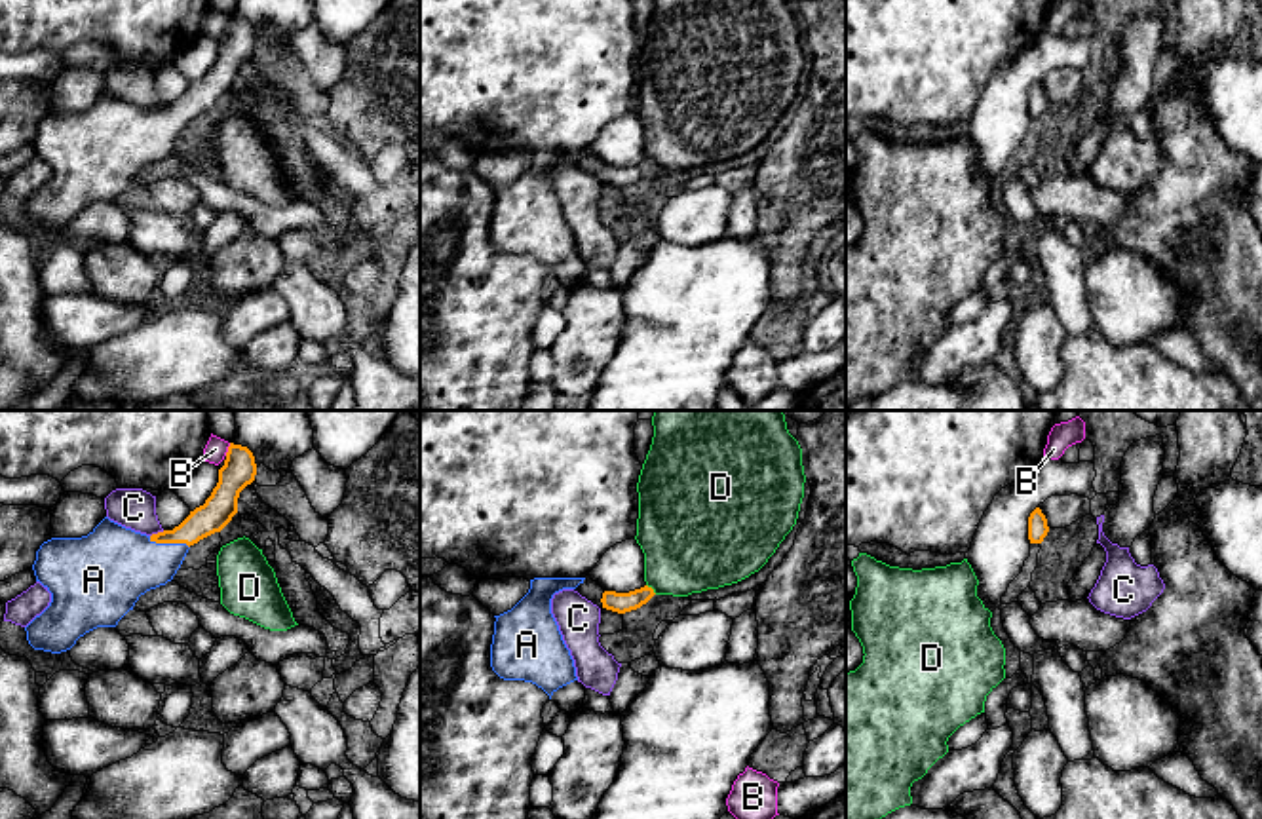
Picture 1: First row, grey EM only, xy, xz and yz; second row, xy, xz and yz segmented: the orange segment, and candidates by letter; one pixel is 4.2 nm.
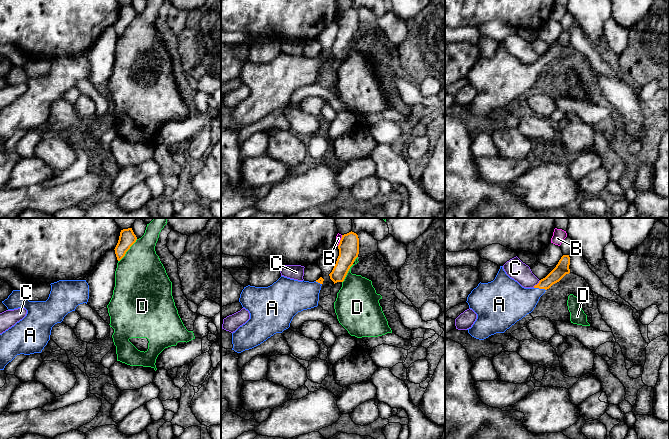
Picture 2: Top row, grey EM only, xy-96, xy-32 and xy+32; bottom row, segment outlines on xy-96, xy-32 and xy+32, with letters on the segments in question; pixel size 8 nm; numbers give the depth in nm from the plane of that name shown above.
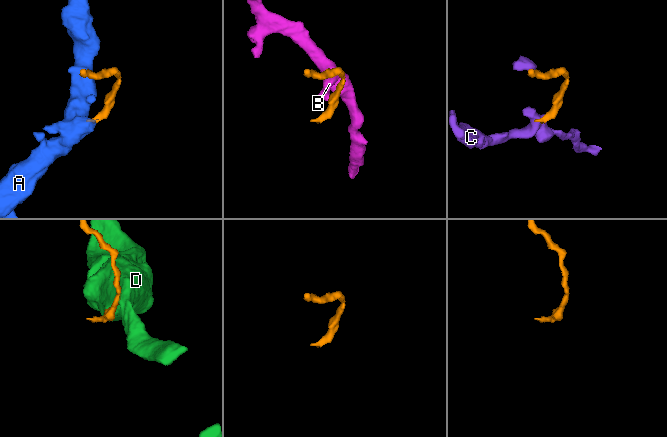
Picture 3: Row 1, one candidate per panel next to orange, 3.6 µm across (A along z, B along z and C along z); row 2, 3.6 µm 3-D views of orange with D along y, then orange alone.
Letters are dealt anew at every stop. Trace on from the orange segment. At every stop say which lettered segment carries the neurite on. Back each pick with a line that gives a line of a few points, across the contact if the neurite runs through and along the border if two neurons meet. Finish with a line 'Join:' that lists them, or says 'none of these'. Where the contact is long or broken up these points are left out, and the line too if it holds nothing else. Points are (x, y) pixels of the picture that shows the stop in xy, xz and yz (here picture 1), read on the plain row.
A: line xy (217, 86), (170, 116), (151, 135), (116, 139)
Join: A

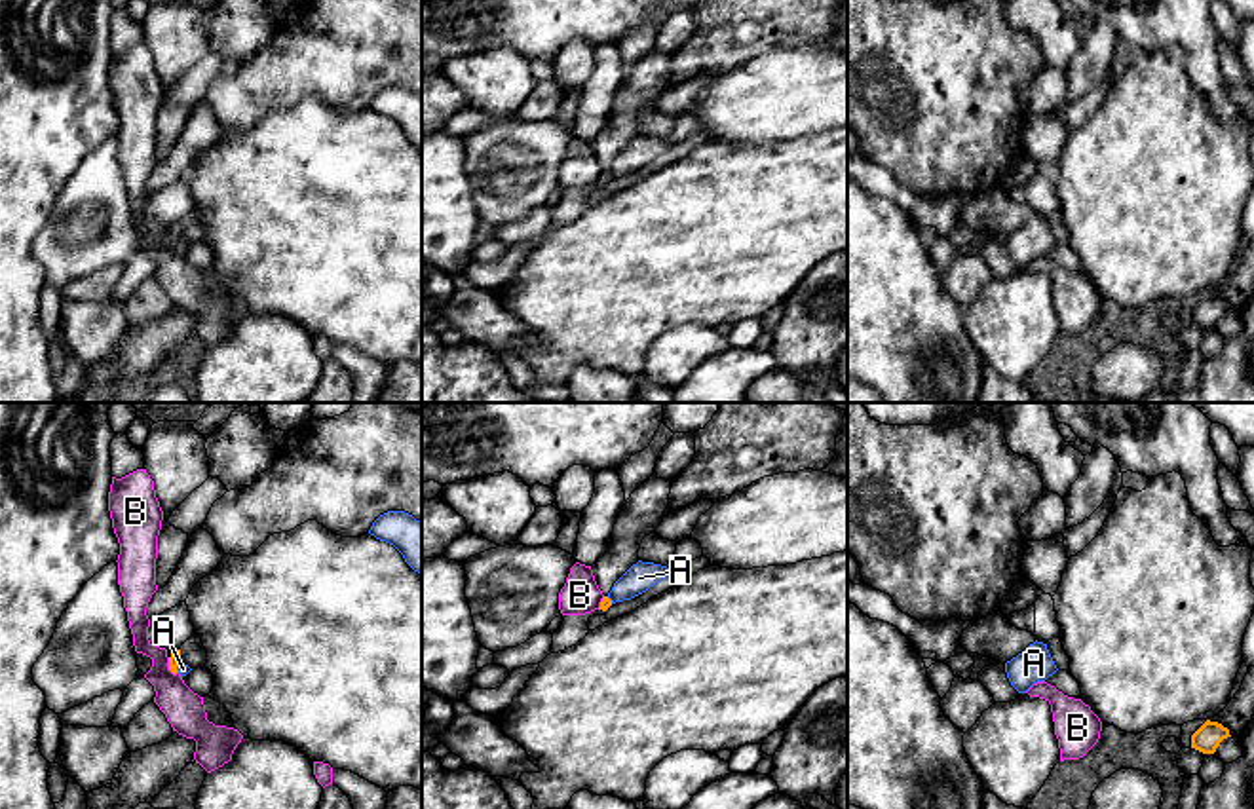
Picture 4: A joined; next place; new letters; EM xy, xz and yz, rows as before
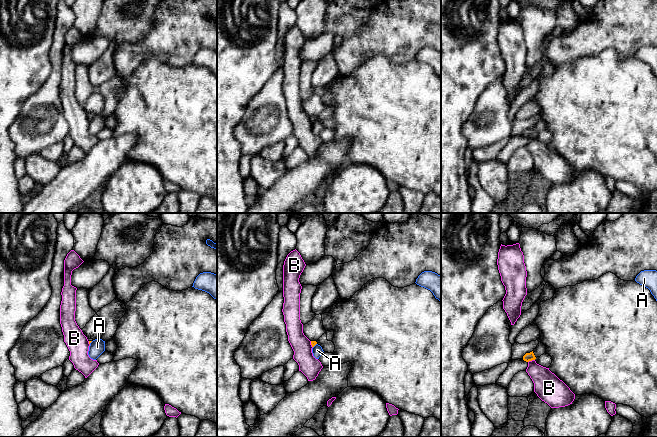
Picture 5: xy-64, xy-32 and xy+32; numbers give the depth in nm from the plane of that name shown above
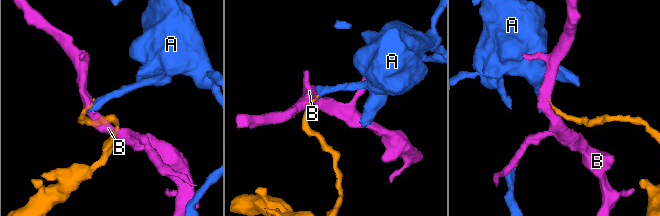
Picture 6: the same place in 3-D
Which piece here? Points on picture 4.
Join: none of these

